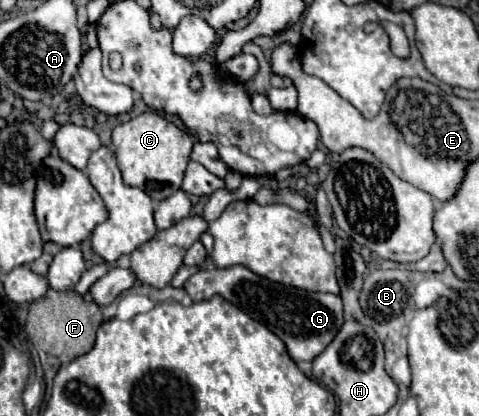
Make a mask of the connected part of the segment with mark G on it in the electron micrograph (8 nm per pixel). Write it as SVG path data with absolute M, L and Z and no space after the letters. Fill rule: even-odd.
M231 266L223 270L199 270L183 284L185 292L191 296L193 302L209 300L213 294L223 296L237 308L243 308L247 316L265 324L271 332L275 332L287 346L289 356L295 362L311 362L317 358L337 336L343 326L343 302L335 294L323 292L301 292L301 290L287 290L281 284L269 286L267 280L261 280L251 270L243 266Z

